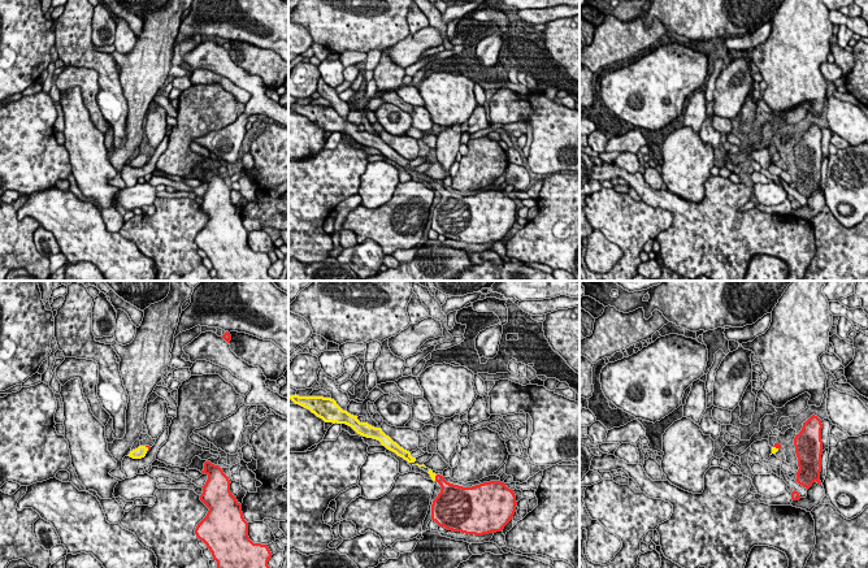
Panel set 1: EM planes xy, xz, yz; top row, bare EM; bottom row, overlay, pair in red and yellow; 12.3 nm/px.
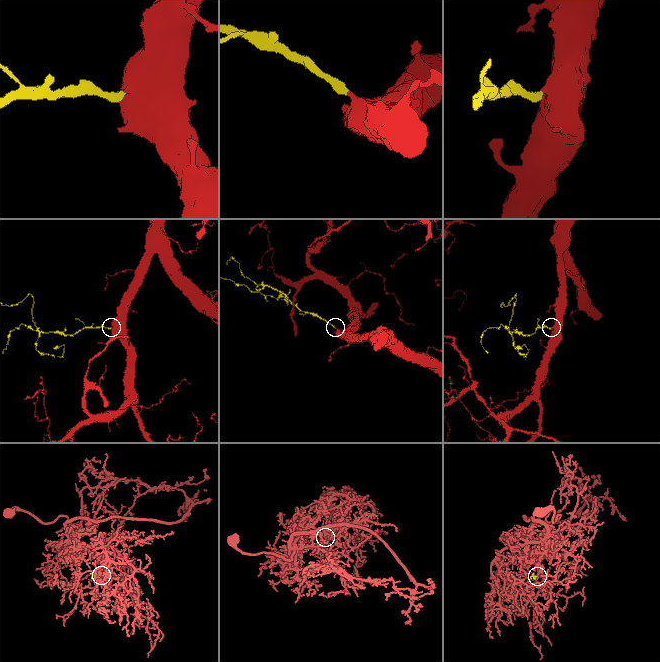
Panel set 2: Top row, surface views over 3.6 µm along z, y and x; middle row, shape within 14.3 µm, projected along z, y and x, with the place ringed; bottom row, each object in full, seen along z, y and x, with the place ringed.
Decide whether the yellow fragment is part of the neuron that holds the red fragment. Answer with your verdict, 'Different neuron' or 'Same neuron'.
Same neuron

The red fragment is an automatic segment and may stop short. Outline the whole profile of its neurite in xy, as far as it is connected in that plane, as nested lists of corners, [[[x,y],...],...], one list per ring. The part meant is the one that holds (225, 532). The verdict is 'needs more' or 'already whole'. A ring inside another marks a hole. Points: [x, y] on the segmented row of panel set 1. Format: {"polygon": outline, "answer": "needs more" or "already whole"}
{"polygon": [[[204,463],[201,473],[208,476],[200,500],[209,508],[195,529],[196,537],[212,552],[217,568],[270,568],[268,545],[253,543],[248,537],[248,523],[242,504],[230,491],[230,480],[223,471]]], "answer": "already whole"}

